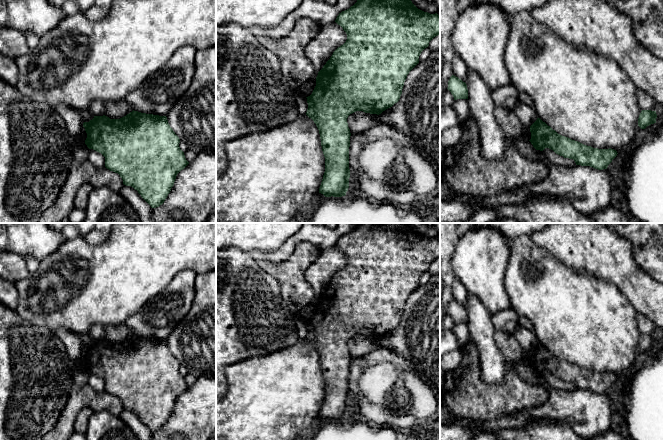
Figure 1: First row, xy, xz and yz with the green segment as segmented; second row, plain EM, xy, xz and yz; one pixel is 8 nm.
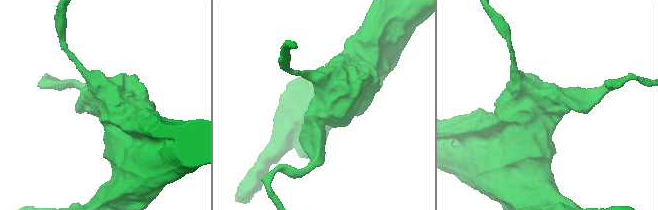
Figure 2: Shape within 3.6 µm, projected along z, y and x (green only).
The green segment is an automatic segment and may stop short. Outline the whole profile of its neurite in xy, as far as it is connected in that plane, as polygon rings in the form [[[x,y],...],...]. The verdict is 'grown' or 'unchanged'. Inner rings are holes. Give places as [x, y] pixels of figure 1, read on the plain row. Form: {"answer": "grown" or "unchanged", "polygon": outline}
{"answer": "unchanged", "polygon": [[[132,335],[120,343],[94,340],[83,351],[87,357],[85,368],[105,381],[105,391],[118,397],[123,408],[131,410],[151,430],[162,429],[174,409],[177,398],[189,386],[180,373],[180,363],[170,351],[166,340]]]}

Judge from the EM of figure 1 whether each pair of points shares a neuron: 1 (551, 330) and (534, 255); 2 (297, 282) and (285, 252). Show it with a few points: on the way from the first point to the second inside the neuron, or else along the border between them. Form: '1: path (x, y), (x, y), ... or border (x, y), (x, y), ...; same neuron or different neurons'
1: path (551, 311), (551, 297), (535, 281), (534, 274); same neuron
2: border (304, 242), (299, 242), (281, 262), (265, 258); different neurons

